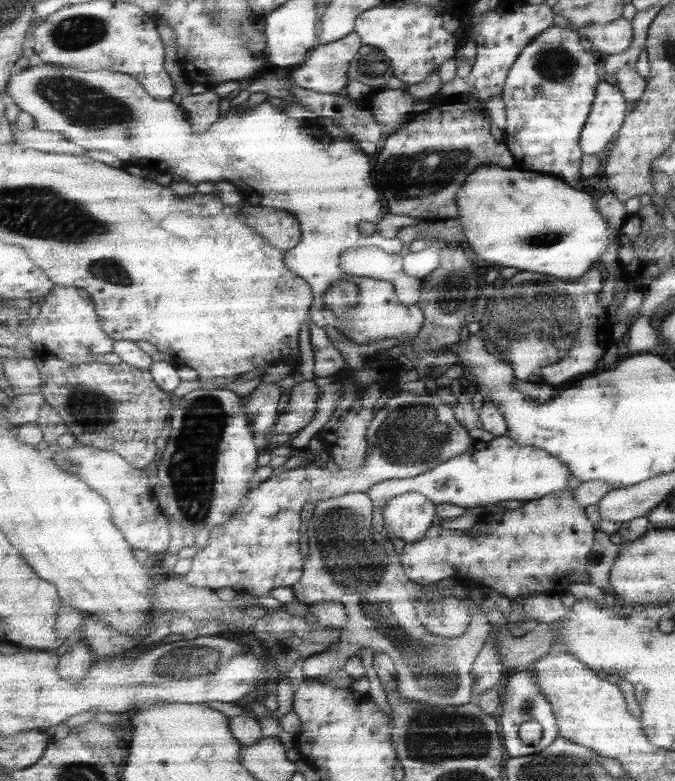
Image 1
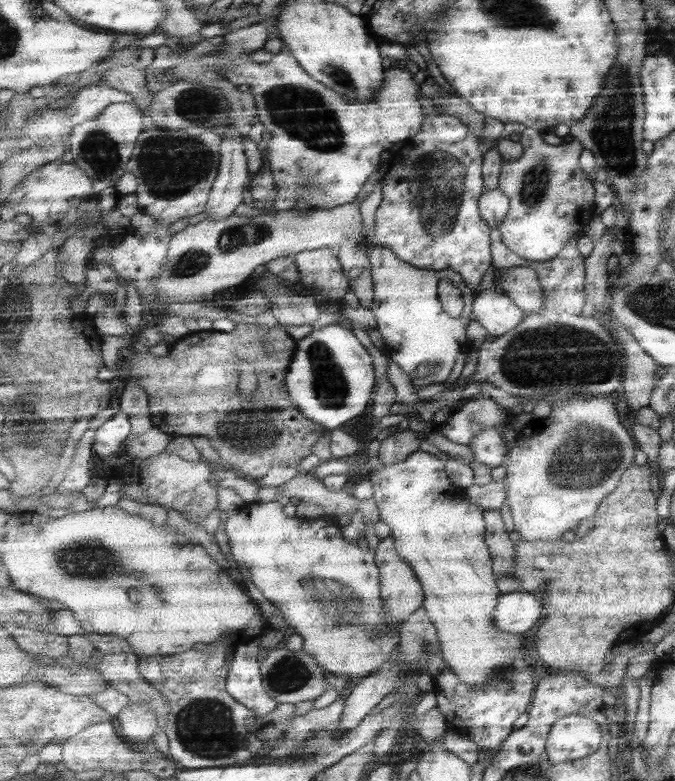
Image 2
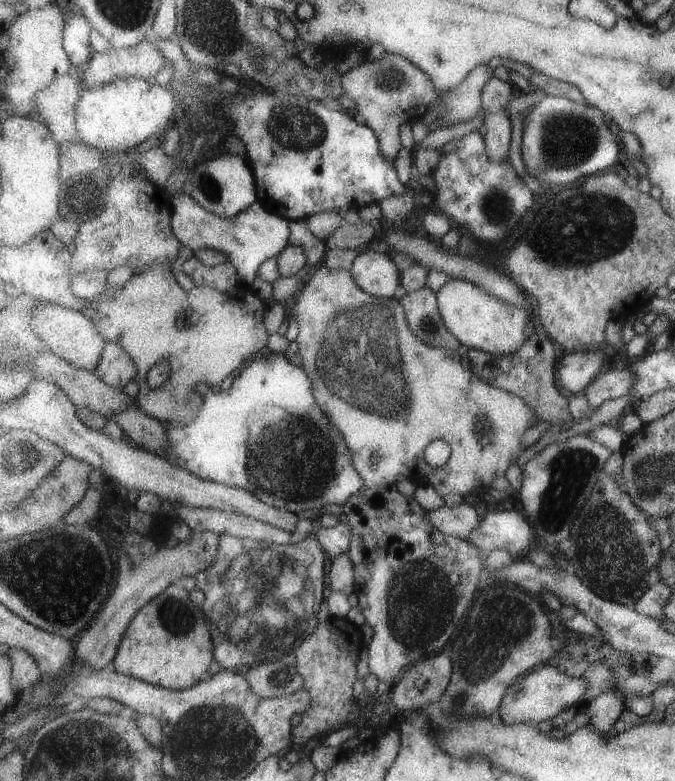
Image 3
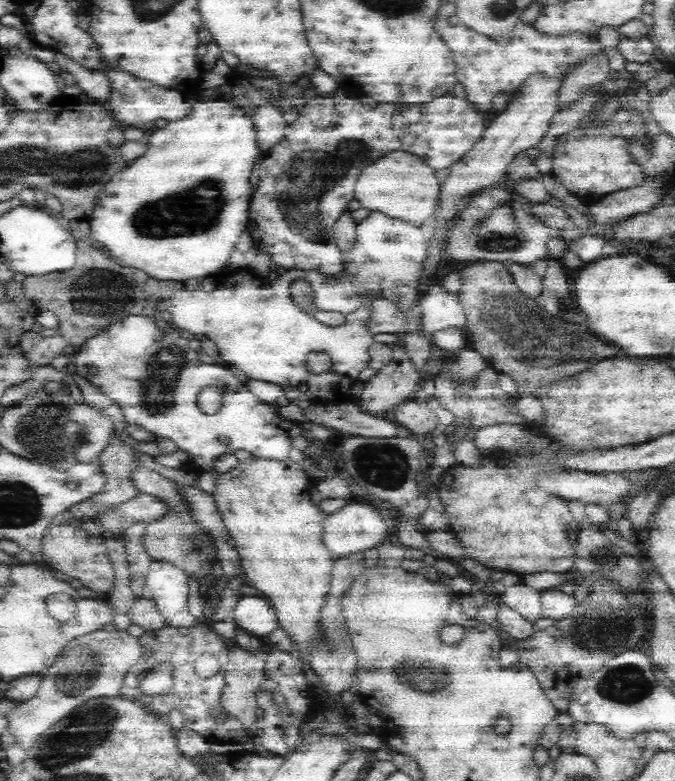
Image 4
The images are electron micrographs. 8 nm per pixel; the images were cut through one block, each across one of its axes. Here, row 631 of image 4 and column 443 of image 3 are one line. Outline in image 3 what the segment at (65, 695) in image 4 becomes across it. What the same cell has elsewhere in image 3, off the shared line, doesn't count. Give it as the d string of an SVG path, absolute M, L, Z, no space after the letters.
M385 52L381 60L363 60L357 68L345 74L343 90L345 90L345 96L349 96L357 104L359 124L367 124L375 132L379 132L383 152L387 154L387 158L395 160L403 148L403 138L401 138L403 124L411 124L439 106L449 106L447 114L443 116L447 118L447 126L465 122L473 118L479 112L479 108L483 108L483 90L491 80L493 80L493 68L479 66L477 70L471 72L471 76L463 82L459 90L449 92L447 98L441 98L437 102L437 90L433 82L419 66L415 66L411 60L407 60L401 54Z

